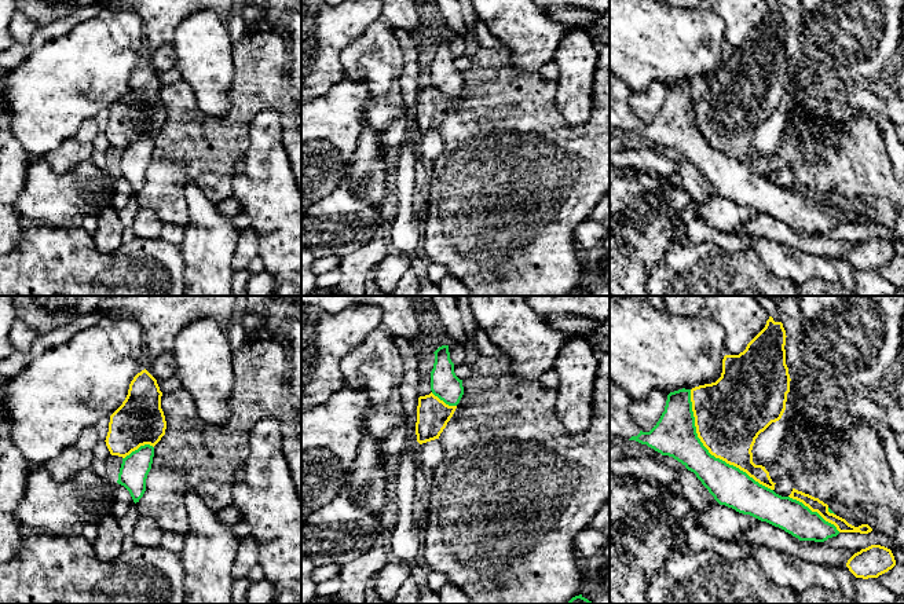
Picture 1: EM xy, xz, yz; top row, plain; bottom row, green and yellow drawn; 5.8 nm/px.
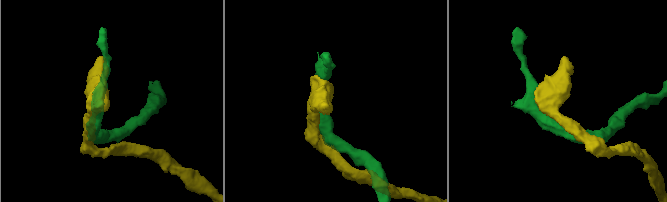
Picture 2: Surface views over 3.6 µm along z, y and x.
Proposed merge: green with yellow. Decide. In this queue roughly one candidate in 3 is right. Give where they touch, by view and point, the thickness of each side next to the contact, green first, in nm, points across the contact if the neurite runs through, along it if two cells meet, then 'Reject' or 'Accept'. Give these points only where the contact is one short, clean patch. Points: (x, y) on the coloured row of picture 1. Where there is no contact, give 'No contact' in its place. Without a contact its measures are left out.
Touches green at yz (709, 453). Thickness 260 nm (green) against 400 nm. Reject

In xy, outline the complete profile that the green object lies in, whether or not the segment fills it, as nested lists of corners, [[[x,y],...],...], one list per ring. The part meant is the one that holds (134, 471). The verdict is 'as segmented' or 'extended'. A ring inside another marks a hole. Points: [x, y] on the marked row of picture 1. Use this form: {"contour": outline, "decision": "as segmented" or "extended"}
{"contour": [[[144,444],[122,458],[117,483],[129,491],[135,504],[146,491],[146,479],[151,469],[153,457],[154,447]]], "decision": "as segmented"}

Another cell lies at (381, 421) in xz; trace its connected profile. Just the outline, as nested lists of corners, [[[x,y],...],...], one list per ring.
[[[381,323],[340,363],[344,382],[363,389],[370,402],[366,424],[381,443],[400,421],[402,398],[398,385],[403,378],[403,363],[395,337]]]

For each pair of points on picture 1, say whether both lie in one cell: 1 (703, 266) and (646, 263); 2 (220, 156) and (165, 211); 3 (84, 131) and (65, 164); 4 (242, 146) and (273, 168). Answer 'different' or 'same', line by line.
1: different
2: same
3: same
4: different

